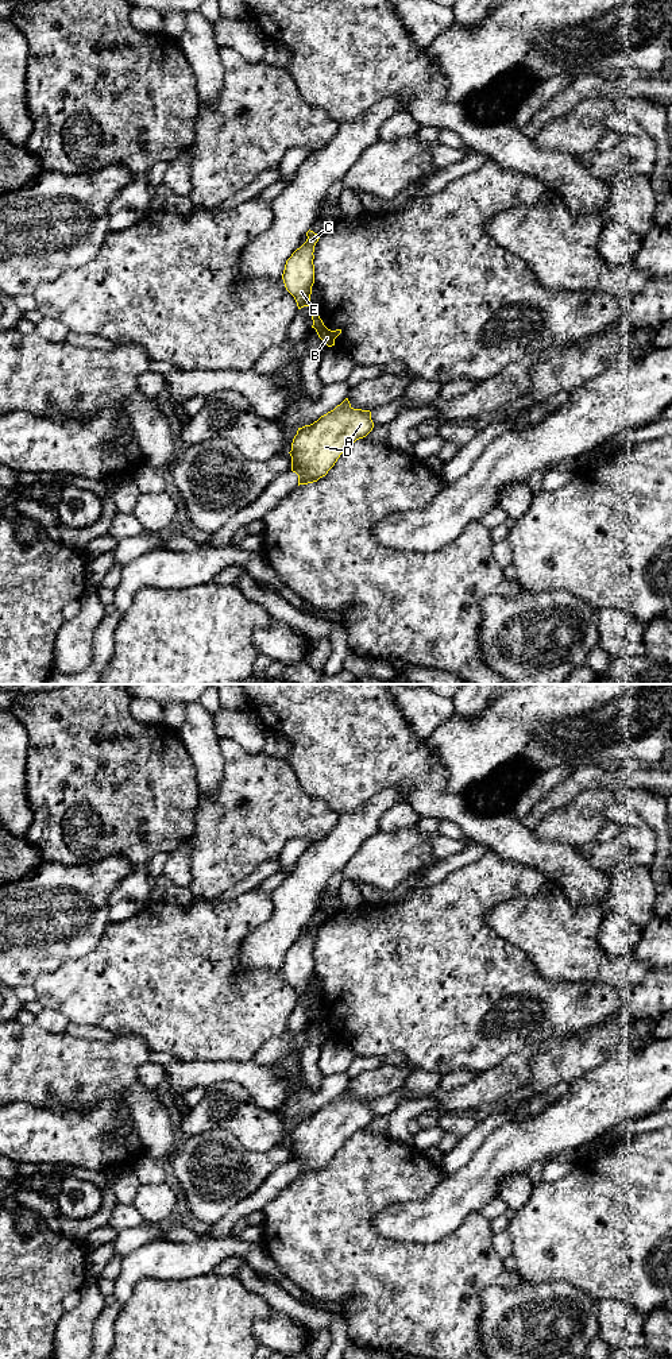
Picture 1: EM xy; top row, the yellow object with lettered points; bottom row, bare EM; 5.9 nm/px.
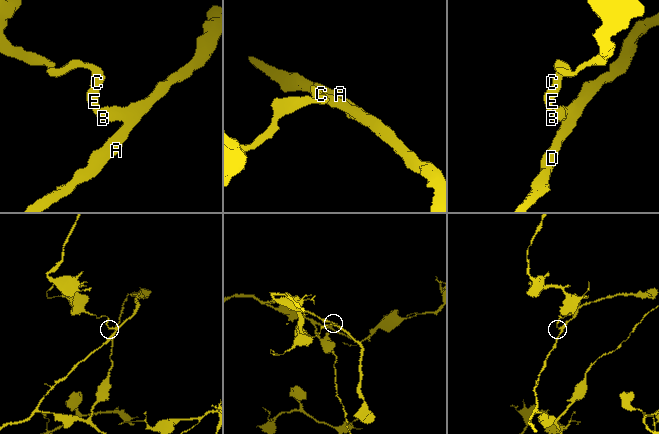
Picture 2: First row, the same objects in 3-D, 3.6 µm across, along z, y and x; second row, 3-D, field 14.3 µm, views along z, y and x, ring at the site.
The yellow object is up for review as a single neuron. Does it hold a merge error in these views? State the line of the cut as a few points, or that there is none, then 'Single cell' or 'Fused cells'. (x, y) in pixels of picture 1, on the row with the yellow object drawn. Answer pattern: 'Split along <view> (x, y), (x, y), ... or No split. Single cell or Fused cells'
Split along xy (319, 316), (313, 327). Fused cells

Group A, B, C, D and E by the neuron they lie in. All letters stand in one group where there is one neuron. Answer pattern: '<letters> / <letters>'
A B D / C E

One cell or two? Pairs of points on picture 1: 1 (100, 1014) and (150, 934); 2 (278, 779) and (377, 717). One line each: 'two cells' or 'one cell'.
1: one cell
2: two cells

